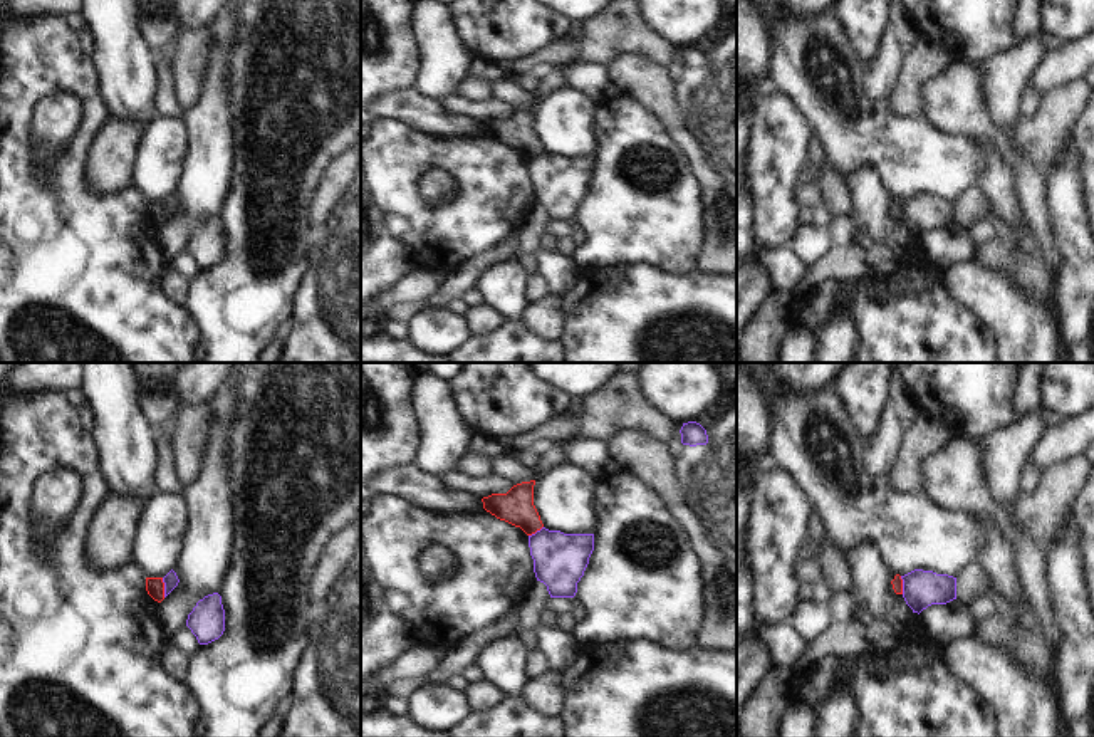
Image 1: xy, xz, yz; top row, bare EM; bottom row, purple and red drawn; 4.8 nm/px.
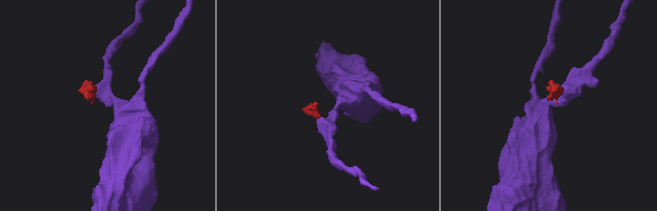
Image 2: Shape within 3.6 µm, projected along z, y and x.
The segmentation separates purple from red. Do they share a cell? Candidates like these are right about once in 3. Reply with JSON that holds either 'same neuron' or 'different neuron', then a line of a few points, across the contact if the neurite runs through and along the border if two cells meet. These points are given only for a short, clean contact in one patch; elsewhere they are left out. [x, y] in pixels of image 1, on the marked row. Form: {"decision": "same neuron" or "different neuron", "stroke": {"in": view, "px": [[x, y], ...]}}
{"decision": "different neuron", "stroke": {"in": "xy", "px": [[161, 578], [165, 596]]}}

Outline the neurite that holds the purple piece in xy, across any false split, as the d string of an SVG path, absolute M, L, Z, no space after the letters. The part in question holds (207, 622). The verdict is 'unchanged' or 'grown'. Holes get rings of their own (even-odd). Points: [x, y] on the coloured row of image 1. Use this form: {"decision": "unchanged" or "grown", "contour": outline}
{"decision": "unchanged", "contour": "M218 593L208 594L196 603L188 614L186 626L200 645L218 640L225 631L225 609Z"}

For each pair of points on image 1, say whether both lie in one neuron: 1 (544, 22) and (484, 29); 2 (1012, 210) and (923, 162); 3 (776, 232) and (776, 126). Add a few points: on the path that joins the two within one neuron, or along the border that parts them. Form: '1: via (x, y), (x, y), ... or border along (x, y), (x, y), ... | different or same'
1: via (529, 22), (499, 22) | same
2: via (992, 187), (968, 163), (947, 163) | same
3: via (776, 205), (776, 153) | same

